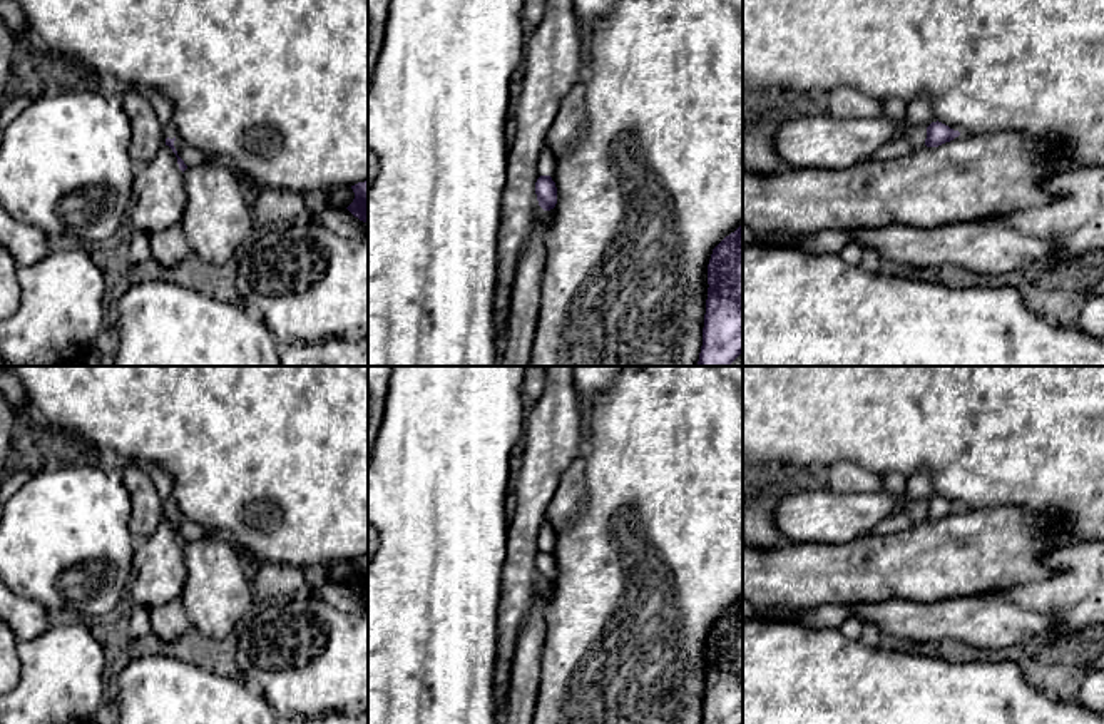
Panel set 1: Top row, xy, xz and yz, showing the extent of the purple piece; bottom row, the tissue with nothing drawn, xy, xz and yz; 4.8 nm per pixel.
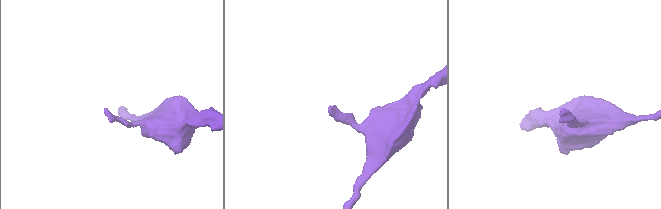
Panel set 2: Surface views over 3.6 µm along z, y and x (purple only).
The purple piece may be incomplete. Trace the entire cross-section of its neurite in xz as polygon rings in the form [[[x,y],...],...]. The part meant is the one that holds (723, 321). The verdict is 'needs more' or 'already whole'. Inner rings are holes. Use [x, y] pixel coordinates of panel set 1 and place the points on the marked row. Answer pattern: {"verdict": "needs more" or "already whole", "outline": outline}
{"verdict": "already whole", "outline": [[[743,226],[713,249],[708,284],[698,366],[729,366],[743,353]]]}

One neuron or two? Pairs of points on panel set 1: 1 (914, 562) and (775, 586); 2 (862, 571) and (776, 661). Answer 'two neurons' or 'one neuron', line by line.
1: one neuron
2: two neurons

